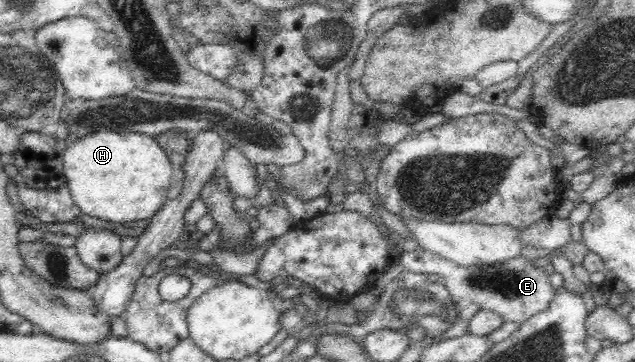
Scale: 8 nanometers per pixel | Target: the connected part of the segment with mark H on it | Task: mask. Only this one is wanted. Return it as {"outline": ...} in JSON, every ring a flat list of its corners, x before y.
{"outline":[[102,129,66,146,63,155,64,175,75,204,83,214,97,216,103,220,128,223,151,218,169,199,169,184,172,179,172,162,156,137,142,132,117,132]]}

